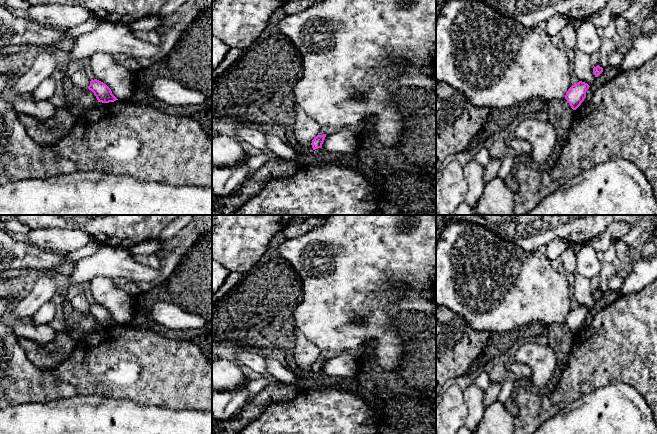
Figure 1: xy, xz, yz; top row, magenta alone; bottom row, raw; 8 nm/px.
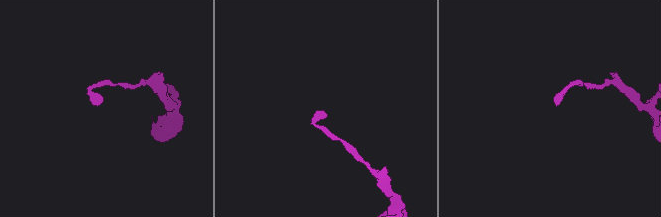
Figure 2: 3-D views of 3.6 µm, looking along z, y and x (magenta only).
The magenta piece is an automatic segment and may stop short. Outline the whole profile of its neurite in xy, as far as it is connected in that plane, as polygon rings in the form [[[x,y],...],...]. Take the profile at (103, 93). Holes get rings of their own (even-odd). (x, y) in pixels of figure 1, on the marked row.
[[[94,79],[90,81],[88,89],[91,90],[96,96],[98,102],[109,103],[118,100],[113,94],[111,89],[103,82]]]

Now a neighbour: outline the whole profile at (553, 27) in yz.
[[[555,15],[545,22],[542,26],[548,36],[551,38],[553,36],[560,36],[563,27],[570,22],[570,19],[566,16]]]

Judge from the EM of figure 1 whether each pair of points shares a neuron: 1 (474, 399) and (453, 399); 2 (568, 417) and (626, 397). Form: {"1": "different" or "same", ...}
{"1": "different", "2": "same"}

